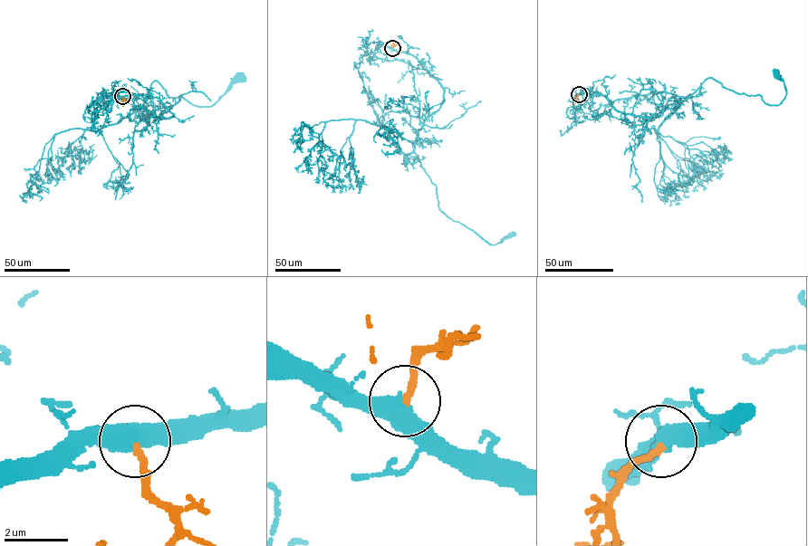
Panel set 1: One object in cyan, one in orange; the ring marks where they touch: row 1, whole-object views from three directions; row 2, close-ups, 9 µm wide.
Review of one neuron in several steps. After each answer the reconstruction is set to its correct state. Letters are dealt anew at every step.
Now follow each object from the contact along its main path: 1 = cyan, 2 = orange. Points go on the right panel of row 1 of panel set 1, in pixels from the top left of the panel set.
1: (579, 94), (603, 95), (617, 110), (649, 117), (674, 108), (712, 78), (778, 105), (786, 88), (775, 73)
2: (579, 94), (572, 105)

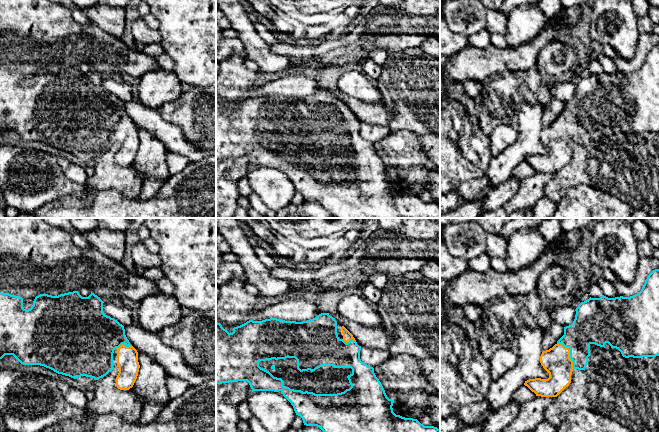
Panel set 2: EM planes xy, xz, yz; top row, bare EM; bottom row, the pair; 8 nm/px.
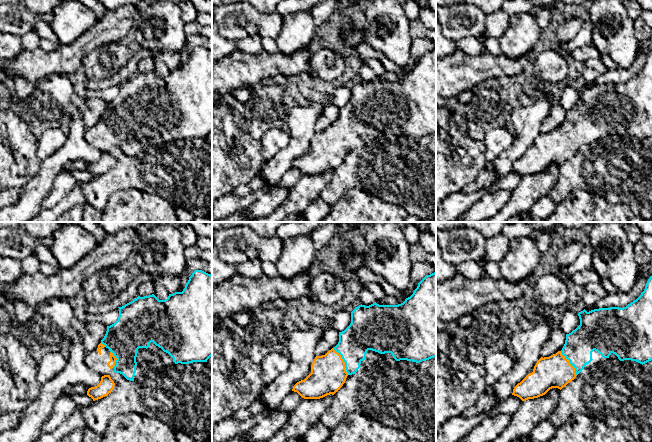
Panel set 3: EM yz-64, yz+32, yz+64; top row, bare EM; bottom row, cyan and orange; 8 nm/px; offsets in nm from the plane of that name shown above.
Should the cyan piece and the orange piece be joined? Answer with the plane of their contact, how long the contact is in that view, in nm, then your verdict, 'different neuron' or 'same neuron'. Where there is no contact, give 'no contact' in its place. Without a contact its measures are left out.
meets cyan in yz; contact 260 nm long; same neuron

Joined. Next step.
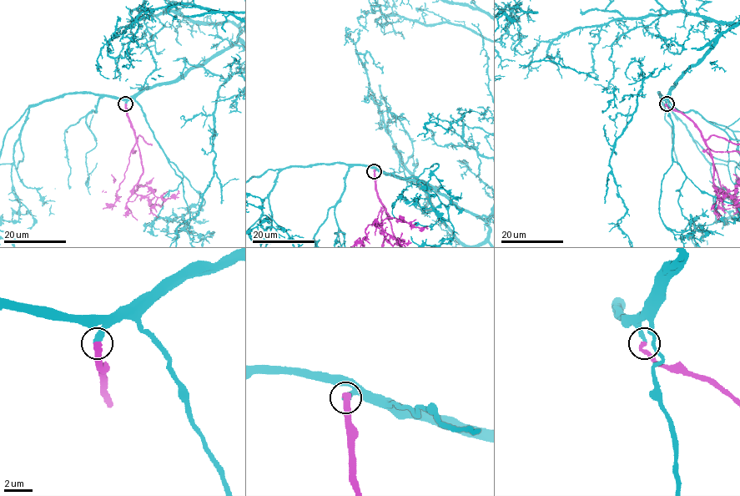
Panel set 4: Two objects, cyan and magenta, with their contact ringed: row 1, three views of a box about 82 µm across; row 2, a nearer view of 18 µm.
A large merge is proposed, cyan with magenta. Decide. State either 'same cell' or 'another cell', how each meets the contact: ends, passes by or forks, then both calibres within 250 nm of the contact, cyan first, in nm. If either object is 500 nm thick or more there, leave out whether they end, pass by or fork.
same cell; cyan ends; magenta ends; calibres 340 and 360 nm

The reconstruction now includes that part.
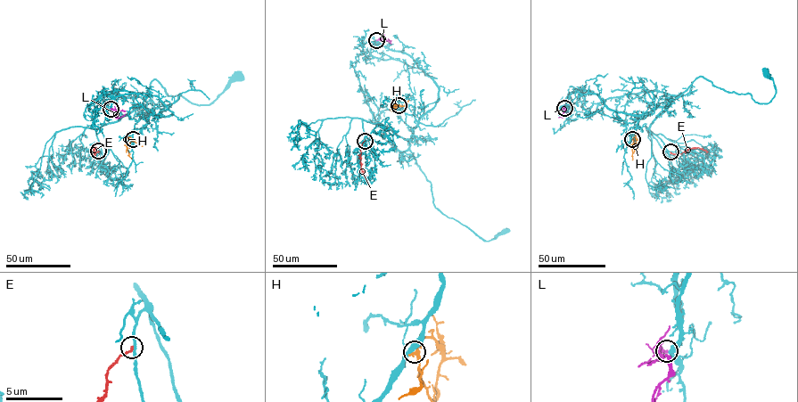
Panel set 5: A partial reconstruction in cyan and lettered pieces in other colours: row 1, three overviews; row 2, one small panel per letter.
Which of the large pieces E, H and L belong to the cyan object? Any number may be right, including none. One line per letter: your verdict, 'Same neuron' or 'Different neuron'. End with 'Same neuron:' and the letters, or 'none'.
E: Different neuron
H: Different neuron
L: Same neuron
Same neuron: L

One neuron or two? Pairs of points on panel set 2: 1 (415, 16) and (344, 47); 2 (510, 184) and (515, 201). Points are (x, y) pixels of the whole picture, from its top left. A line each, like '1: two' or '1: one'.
1: one
2: two

